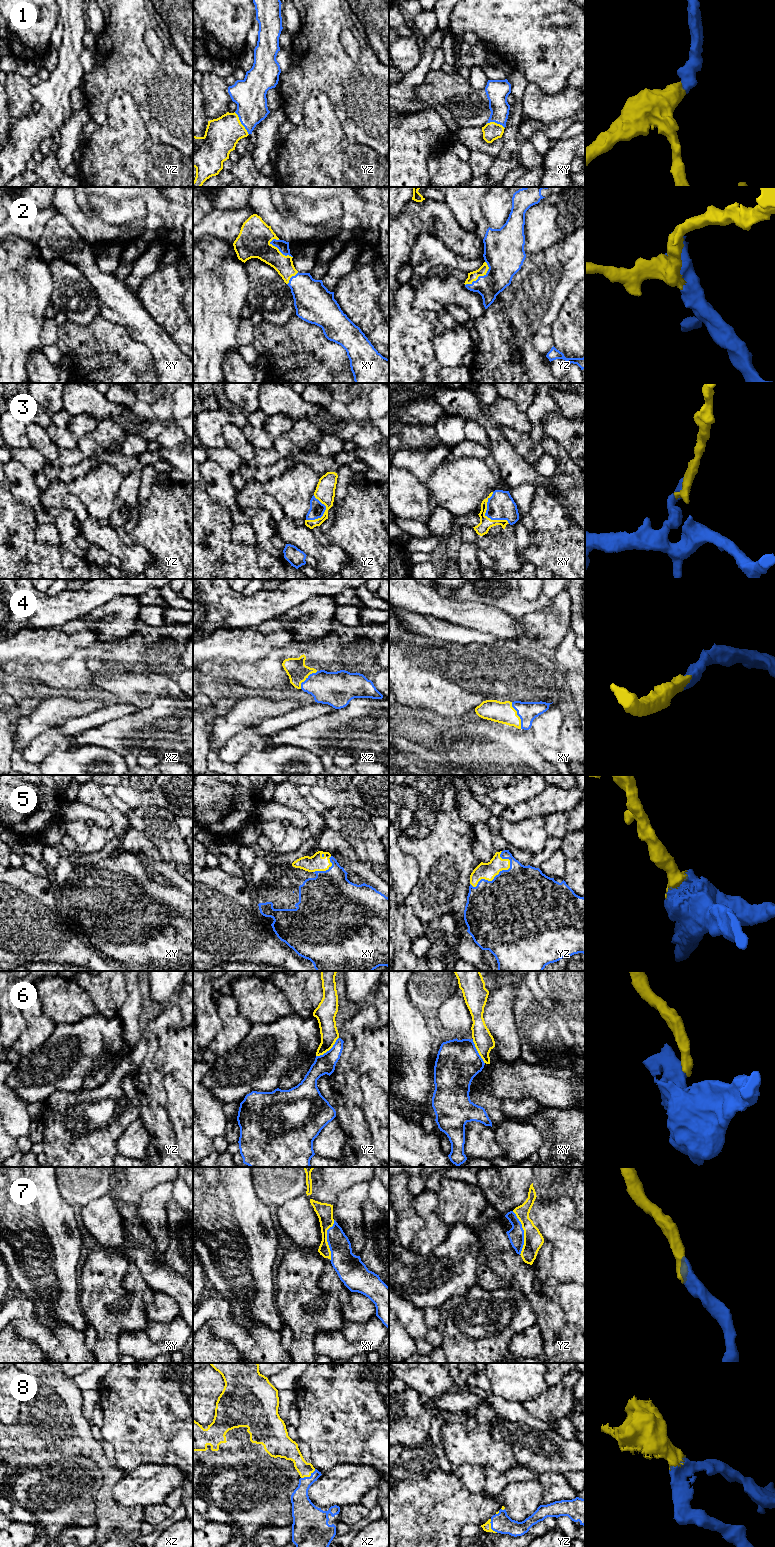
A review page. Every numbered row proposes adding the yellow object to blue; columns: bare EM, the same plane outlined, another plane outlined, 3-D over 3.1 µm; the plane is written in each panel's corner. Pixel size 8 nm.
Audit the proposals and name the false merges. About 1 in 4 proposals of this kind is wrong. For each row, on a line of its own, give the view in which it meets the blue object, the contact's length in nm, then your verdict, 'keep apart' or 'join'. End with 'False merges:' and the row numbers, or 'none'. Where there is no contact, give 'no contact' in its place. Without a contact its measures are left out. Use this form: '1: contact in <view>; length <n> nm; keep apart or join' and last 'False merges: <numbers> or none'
1: contact in yz; length 220 nm; join
2: contact in yz; length 260 nm; join
3: contact in xy; length 300 nm; join
4: contact in xy; length 240 nm; join
5: contact in yz; length 380 nm; join
6: contact in yz; length 240 nm; keep apart
7: contact in yz; length 360 nm; join
8: contact in xz; length 140 nm; join
False merges: 6

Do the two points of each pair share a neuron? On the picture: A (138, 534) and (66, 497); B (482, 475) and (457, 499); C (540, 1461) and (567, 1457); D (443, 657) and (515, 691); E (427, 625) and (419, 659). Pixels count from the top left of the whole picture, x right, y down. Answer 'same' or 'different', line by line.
A: different
B: same
C: same
D: same
E: different

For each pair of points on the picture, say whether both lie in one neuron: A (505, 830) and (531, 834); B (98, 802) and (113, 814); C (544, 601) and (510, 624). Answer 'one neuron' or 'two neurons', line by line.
A: one neuron
B: one neuron
C: two neurons

